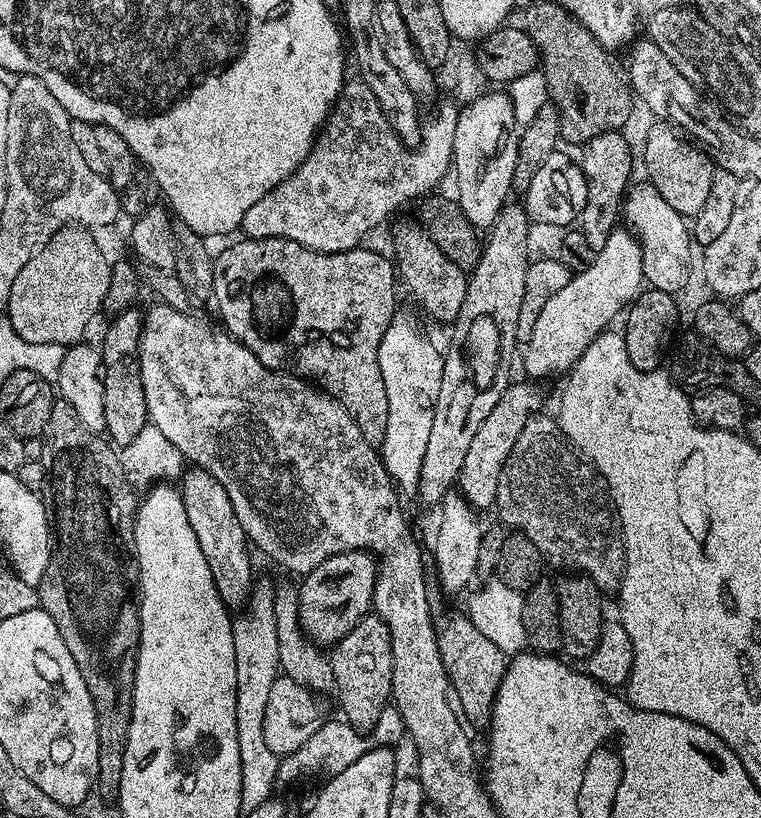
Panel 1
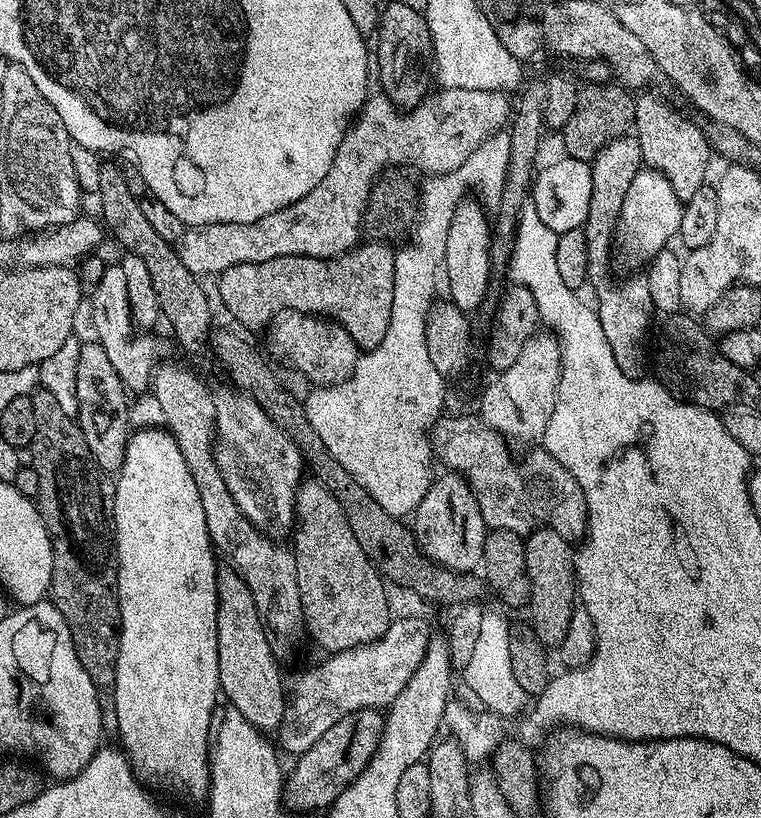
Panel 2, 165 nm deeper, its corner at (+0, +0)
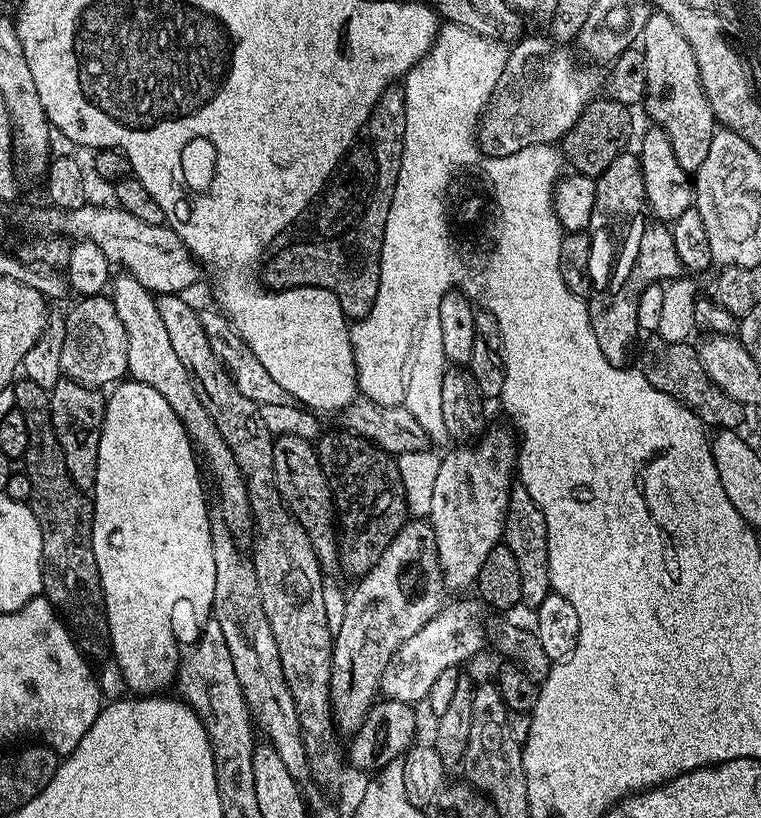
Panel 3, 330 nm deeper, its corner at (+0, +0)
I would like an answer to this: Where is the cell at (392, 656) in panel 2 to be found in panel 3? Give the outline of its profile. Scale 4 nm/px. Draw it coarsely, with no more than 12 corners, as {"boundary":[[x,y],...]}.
{"boundary":[[447,603],[381,678],[387,699],[427,701],[444,670],[483,650],[481,605]]}

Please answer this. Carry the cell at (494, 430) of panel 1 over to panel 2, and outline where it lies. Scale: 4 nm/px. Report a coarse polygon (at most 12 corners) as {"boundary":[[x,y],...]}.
{"boundary":[[451,470],[433,479],[410,527],[446,569],[483,561],[478,498]]}

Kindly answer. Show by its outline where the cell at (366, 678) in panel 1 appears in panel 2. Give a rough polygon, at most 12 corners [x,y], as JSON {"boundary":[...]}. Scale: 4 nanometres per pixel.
{"boundary":[[296,490],[307,635],[331,654],[373,644],[394,619],[386,581],[342,504]]}

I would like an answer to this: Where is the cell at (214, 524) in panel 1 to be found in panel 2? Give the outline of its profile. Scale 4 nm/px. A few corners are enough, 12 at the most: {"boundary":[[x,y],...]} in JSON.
{"boundary":[[216,569],[223,699],[246,723],[275,733],[280,681],[254,594]]}

